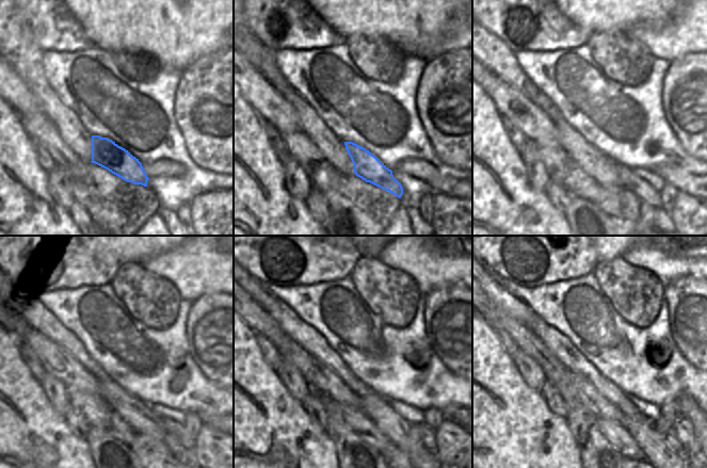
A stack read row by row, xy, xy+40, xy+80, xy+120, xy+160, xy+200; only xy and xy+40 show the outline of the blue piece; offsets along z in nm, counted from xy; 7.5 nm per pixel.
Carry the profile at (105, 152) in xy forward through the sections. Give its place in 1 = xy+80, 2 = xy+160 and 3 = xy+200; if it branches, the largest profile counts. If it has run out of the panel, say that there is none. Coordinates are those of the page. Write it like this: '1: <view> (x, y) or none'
1: xy+80 (640, 188)
2: xy+160 (427, 434)
3: xy+200 (664, 428)

